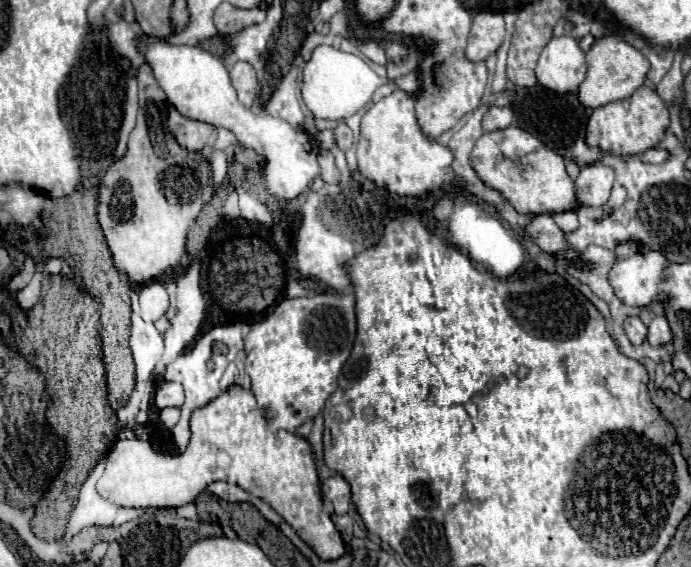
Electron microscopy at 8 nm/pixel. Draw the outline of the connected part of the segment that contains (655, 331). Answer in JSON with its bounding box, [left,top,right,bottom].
[648,316,672,346]

